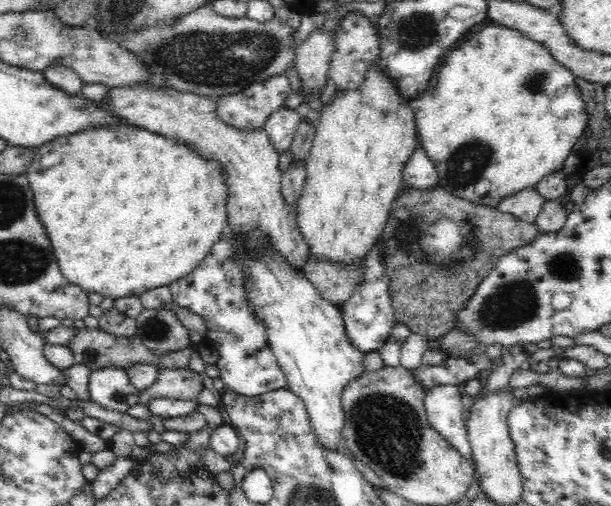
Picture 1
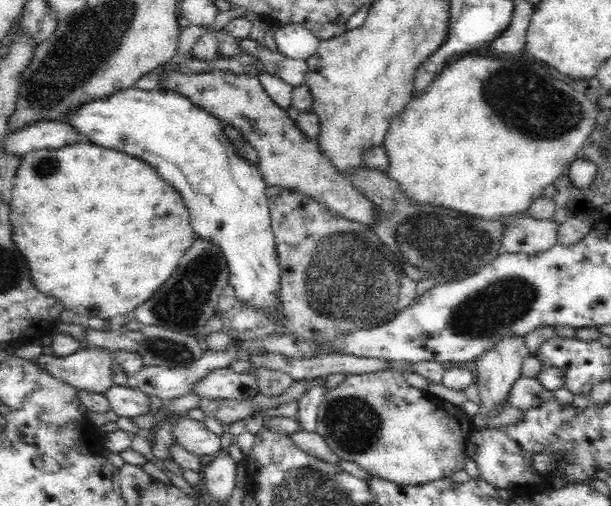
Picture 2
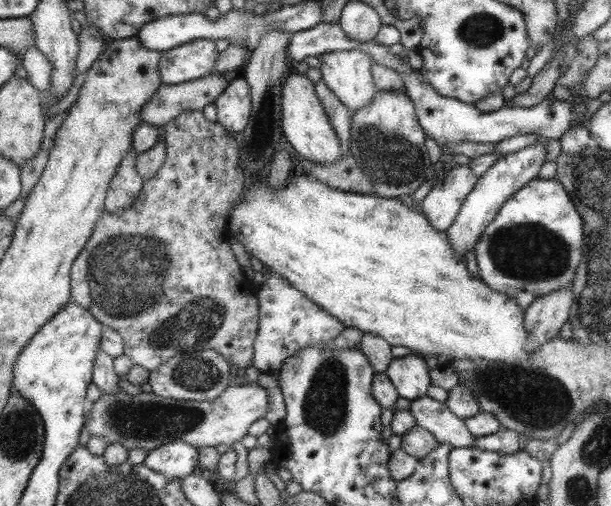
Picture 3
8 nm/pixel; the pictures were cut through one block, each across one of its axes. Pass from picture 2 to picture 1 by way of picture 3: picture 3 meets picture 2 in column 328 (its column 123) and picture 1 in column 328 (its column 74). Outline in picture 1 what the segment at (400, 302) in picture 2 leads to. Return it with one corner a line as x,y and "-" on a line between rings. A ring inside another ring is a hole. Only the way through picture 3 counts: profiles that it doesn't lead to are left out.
370,247
366,252
364,258
358,258
353,261
353,264
334,263
331,260
318,259
309,252
308,249
308,260
302,264
302,274
306,279
310,280
318,295
328,303
332,303
336,308
342,308
343,304
352,296
356,287
361,285
363,281
363,272
365,267
365,258
367,254
373,251
373,247

